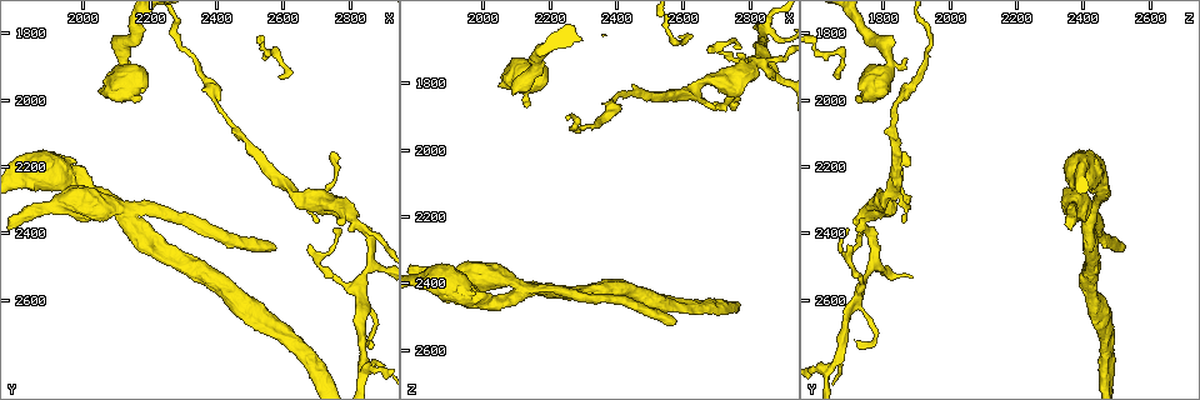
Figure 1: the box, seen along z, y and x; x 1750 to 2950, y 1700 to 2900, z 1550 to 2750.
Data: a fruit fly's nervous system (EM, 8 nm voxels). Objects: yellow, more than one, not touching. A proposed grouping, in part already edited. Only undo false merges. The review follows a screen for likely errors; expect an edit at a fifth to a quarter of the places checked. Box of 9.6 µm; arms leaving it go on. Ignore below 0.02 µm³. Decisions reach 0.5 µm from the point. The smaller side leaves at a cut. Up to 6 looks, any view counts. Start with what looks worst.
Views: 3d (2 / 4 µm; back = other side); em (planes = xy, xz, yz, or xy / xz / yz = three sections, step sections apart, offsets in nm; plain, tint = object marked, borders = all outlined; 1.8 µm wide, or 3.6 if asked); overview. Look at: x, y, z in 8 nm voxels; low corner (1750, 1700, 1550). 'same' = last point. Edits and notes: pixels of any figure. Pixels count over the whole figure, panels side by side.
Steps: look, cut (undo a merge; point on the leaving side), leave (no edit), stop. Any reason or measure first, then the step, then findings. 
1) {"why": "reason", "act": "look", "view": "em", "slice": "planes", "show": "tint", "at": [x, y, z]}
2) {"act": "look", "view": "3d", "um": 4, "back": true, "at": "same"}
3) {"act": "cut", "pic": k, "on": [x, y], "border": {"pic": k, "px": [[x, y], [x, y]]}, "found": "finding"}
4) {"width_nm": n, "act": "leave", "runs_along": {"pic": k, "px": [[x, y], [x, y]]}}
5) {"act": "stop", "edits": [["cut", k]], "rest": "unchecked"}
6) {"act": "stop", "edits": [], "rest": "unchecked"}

{"why": "thick turns thin", "act": "look", "view": "3d", "um": 4, "at": [2840, 2390, 1750]}

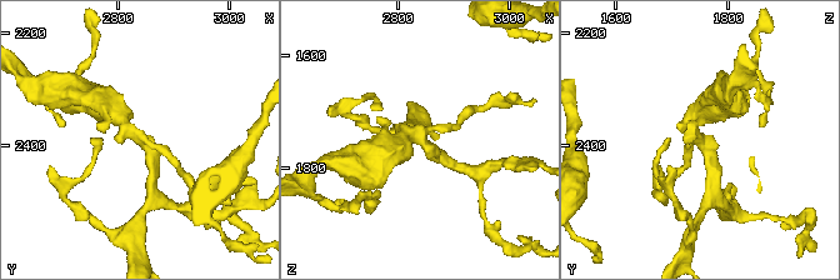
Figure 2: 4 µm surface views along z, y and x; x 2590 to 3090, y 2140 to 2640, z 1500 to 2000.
{"arms": 3, "why": "shape alone is not enough", "act": "look", "view": "em", "slice": "xz", "step": 16, "show": "tint", "at": [2840, 2385, 1745]}

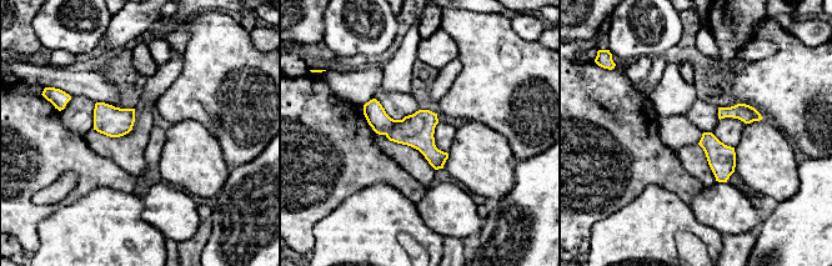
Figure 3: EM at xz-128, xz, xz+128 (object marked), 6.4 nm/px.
{"act": "look", "view": "em", "slice": "xy", "step": 4, "show": "tint", "at": "same"}

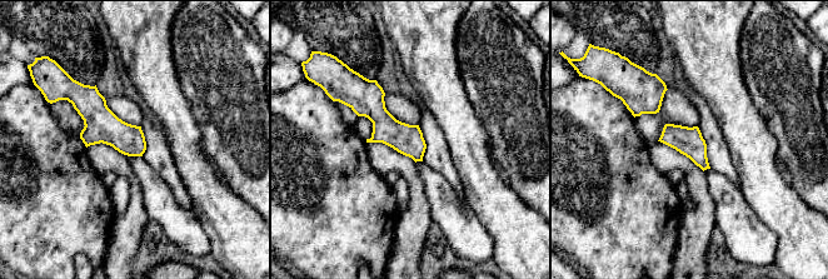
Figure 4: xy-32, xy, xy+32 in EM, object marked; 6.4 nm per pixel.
{"act": "leave", "runs_along": {"pic": 4, "px": [[347, 101], [364, 101], [419, 158]]}, "found": "one neuron here"}

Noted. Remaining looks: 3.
{"why": "side arm on a straight run", "act": "look", "view": "em", "slice": "xz", "step": 16, "show": "tint", "at": [2140, 2340, 2420]}

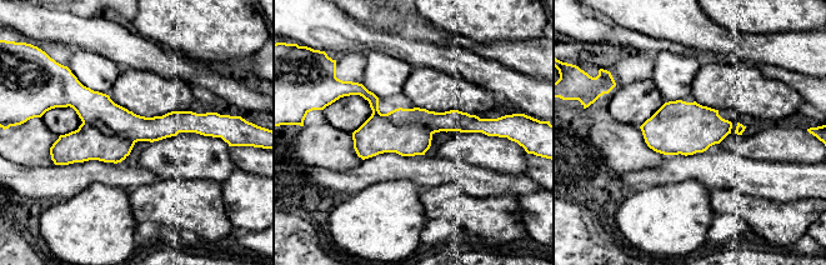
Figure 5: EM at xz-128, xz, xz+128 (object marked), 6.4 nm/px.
{"why": "another direction", "act": "look", "view": "em", "slice": "planes", "show": "tint", "at": "same"}

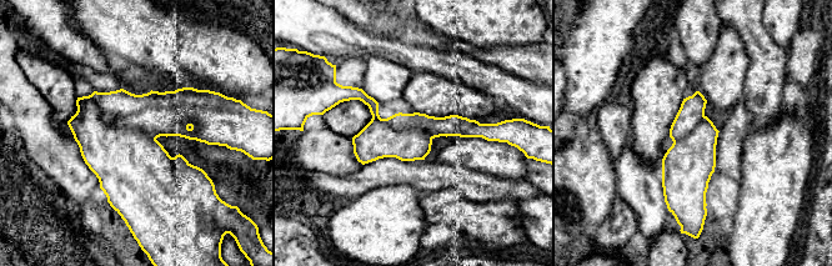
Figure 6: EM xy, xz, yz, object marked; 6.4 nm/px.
{"width_nm": 300, "act": "cut", "pic": 6, "on": [153, 113], "part_leaving": {"pic": 6, "px": [[351, 96], [384, 120], [489, 136]]}, "found": "a second neuron is stuck on"}

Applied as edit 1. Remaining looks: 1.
{"why": "thick turns thin", "act": "look", "view": "em", "um": 3.6, "slice": "planes", "show": "tint", "at": [1830, 2250, 2380]}

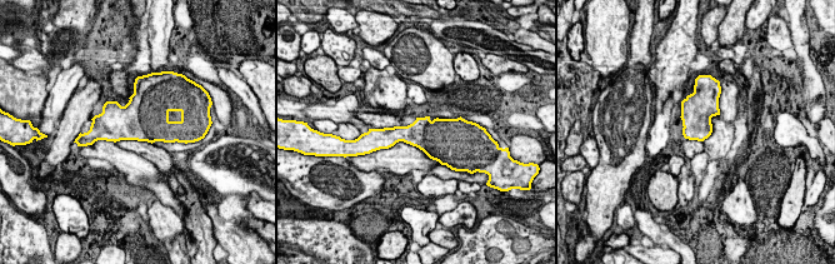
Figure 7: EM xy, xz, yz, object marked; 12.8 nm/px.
{"act": "leave", "found": "all the same neuron"}

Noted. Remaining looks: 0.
{"act": "stop", "edits": [["cut", 6]], "rest": "unchecked"}

